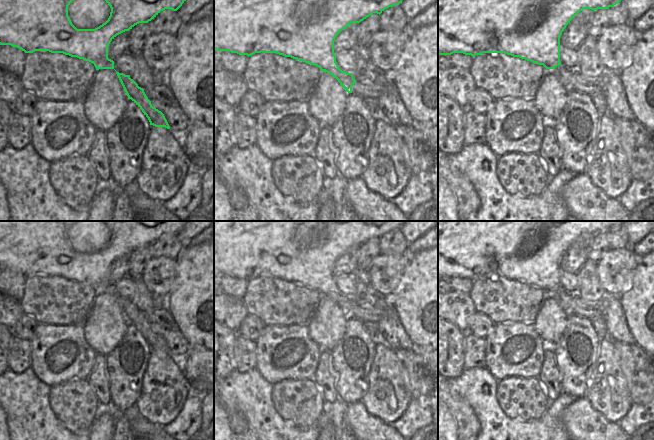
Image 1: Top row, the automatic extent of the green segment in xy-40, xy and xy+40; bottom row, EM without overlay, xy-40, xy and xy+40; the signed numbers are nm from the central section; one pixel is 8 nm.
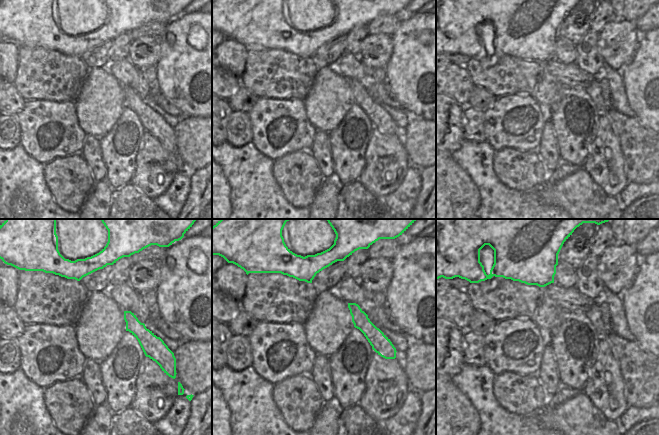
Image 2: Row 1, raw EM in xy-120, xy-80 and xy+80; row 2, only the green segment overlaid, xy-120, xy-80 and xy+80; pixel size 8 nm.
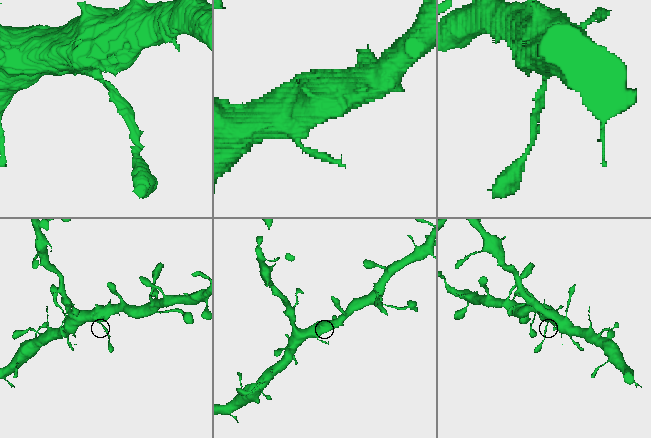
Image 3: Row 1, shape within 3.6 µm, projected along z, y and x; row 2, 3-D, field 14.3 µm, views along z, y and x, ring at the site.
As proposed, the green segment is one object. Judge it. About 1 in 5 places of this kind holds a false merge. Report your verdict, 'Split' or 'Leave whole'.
Leave whole.

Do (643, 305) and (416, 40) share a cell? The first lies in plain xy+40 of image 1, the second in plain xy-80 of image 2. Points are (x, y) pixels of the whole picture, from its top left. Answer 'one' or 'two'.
one

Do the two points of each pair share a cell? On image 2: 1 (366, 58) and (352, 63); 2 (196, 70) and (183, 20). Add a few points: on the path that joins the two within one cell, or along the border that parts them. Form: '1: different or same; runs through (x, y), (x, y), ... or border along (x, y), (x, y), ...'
1: different; border along (356, 56), (364, 66)
2: same; runs through (184, 58), (181, 55), (181, 32)

